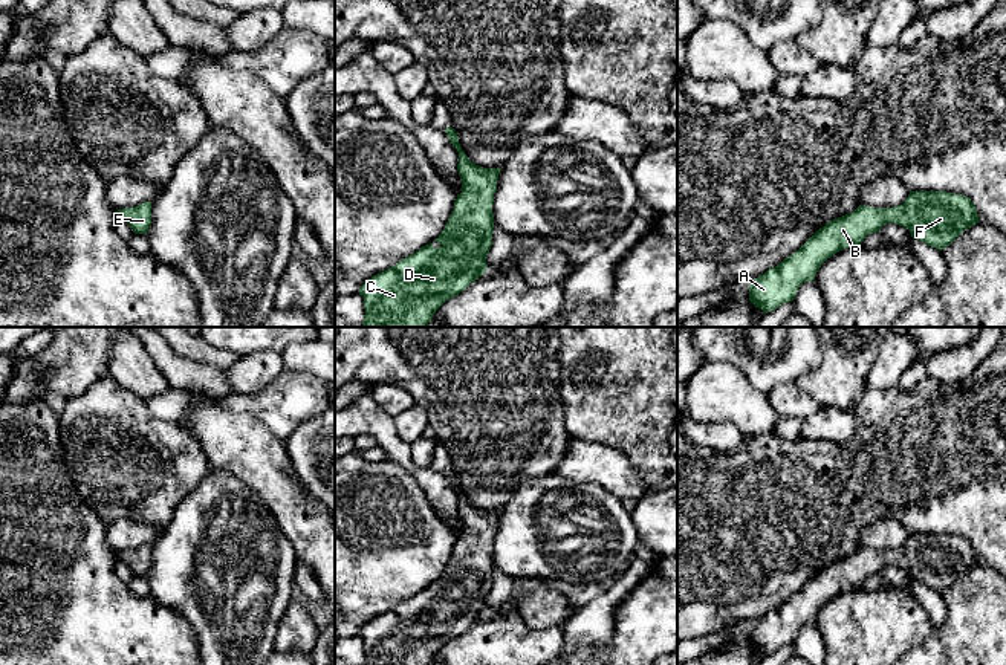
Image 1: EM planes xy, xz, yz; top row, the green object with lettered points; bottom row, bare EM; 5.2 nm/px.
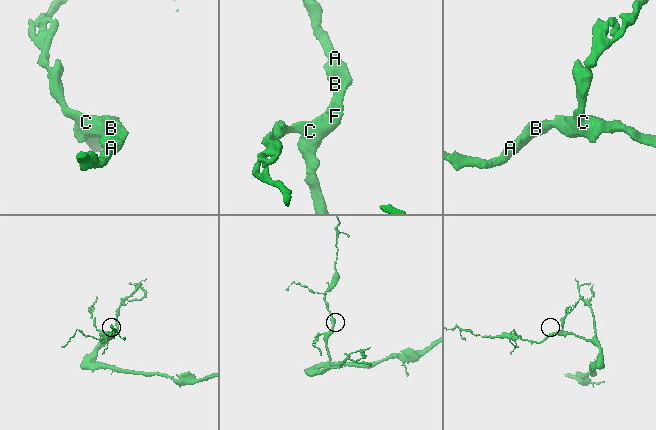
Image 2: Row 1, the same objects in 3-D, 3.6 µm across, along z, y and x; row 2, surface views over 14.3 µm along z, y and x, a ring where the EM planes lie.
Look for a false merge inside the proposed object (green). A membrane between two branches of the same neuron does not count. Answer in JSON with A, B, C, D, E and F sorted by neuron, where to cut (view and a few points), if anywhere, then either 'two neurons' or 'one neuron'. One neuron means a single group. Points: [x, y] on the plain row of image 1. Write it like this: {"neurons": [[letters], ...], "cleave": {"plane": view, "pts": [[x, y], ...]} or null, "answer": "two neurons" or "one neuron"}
{"neurons": [["A", "B", "C", "D", "E", "F"]], "cleave": null, "answer": "one neuron"}

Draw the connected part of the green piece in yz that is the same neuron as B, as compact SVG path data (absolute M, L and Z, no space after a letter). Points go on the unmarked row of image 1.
M910 534L902 547L891 550L859 547L853 555L827 564L797 595L752 622L749 644L764 656L793 644L798 630L813 624L827 601L861 589L868 576L879 575L890 564L942 593L980 561L969 540L946 534Z

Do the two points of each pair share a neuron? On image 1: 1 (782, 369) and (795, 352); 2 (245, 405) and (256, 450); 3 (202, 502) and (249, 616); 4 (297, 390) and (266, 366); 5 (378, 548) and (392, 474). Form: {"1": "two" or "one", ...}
{"1": "one", "2": "two", "3": "one", "4": "two", "5": "one"}

